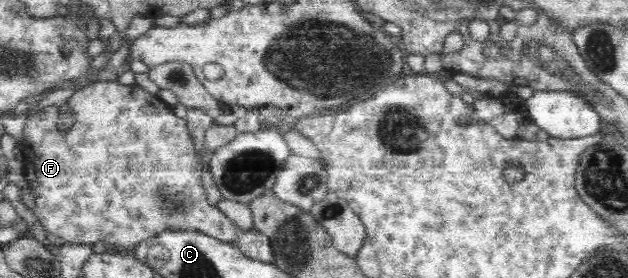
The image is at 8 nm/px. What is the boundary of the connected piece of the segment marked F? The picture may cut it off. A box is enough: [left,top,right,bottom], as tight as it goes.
[20,82,240,253]

